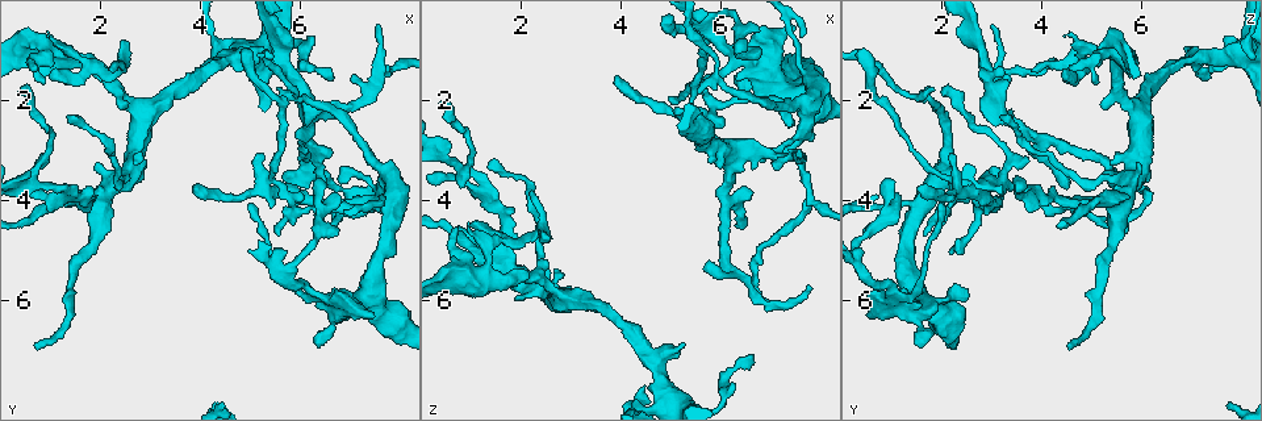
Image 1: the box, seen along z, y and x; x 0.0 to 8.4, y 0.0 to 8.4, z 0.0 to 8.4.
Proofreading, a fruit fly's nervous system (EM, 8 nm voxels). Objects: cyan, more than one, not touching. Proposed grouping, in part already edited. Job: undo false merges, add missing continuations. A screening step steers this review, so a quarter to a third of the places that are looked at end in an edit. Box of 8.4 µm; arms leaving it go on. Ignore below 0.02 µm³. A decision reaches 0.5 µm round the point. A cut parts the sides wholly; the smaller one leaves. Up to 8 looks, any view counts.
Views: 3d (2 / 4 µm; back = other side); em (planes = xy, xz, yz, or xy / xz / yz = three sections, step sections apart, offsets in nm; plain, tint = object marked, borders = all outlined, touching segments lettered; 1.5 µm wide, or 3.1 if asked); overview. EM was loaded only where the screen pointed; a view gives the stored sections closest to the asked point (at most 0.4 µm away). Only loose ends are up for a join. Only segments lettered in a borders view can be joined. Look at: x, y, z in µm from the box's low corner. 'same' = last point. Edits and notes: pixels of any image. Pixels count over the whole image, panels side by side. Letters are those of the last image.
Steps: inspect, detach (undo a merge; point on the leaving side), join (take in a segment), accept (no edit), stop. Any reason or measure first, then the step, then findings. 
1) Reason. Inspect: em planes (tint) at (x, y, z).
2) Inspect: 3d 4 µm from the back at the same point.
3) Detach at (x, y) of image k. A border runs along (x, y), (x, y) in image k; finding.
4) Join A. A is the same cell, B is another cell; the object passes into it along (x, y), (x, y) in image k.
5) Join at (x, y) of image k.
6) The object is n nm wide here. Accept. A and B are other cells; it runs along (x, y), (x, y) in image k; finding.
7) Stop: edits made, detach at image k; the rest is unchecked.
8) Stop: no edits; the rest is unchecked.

Thin end. Inspect: 3d 4 µm at (0.65, 6.90, 4.55).

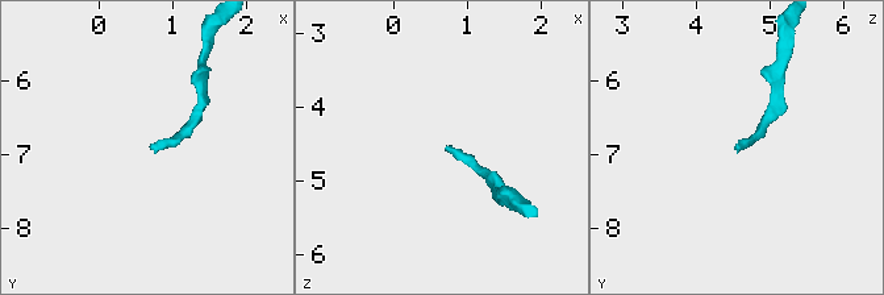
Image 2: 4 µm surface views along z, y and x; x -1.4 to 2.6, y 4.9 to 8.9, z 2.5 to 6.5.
Shape alone is not enough. Inspect: em planes (plain) at (0.70, 6.85, 4.55).

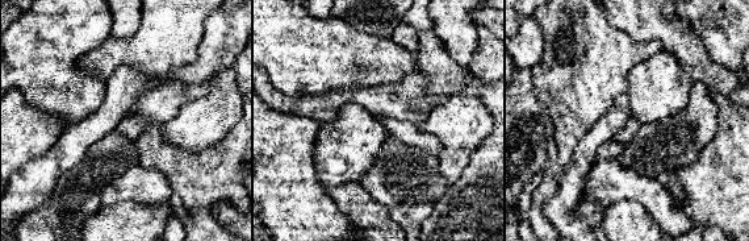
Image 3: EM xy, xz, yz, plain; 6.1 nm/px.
Inspect: em planes (borders) at the same point.

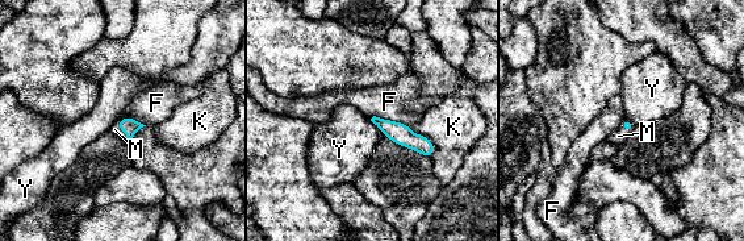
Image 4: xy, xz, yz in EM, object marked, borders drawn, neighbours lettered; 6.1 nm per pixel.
Join at (115, 129) of image 4. M is the same cell, F, K and Y are other cells; the object passes into it along (130, 127), (122, 131), (115, 129) in image 4; it goes on there.

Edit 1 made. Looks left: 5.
An open end. Inspect: 3d 4 µm at (7.45, 6.00, 2.50).

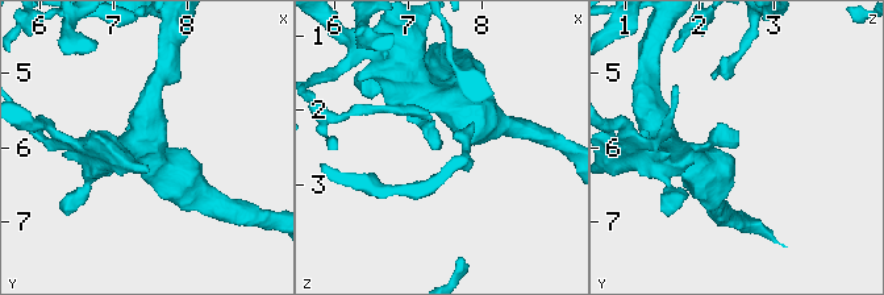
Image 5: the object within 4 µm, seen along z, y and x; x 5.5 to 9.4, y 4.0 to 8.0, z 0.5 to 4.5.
Inspect: em planes (borders) at (7.45, 6.00, 2.45).

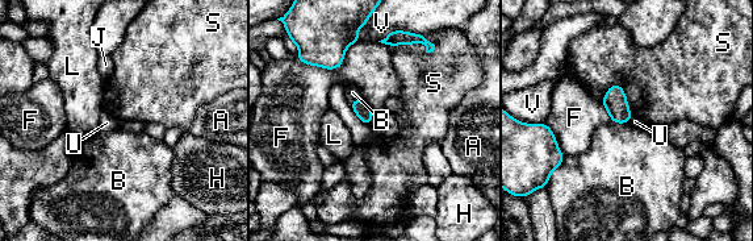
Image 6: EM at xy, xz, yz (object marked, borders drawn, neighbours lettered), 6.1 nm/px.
Accept. A, B, F, H, J, L, S, U and V are other cells; no lettered segment goes on from it.

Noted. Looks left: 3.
An open end. Inspect: em planes (borders) at (5.30, 3.10, 2.20).

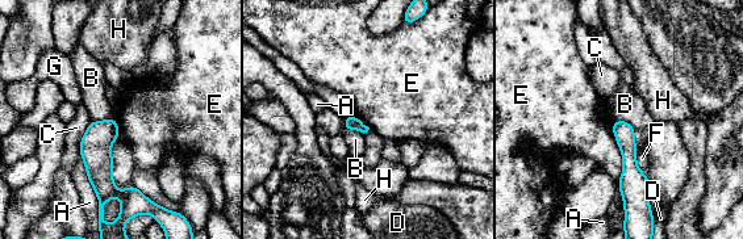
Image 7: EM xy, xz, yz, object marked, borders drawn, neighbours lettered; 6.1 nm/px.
Accept. A, B, C, D, E, F, G and H are other cells; it runs along (95, 124), (100, 176), (141, 200) in image 7; no lettered segment goes on from it.

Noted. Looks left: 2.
Stop: edits made, join at image 4; the rest is unchecked.

